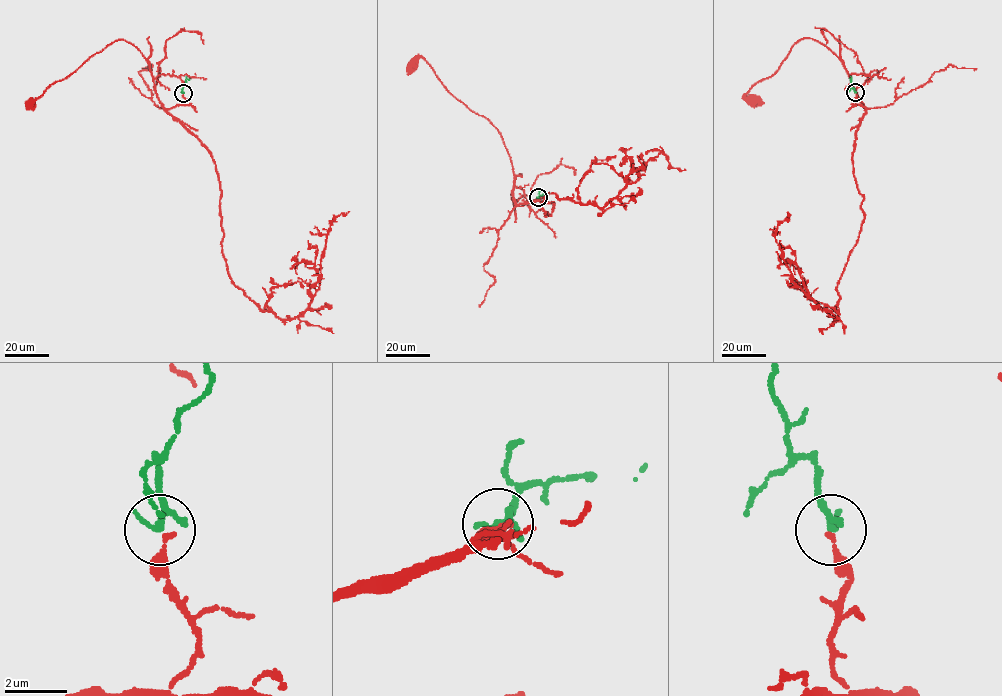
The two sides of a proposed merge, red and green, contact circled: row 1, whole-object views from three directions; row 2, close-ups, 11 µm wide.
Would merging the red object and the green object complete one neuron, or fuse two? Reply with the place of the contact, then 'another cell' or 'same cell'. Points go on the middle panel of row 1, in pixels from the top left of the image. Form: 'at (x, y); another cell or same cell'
at (538, 197); same cell

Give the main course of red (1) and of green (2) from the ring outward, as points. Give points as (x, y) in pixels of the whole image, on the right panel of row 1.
1: (855, 93), (855, 102), (865, 109), (838, 58), (804, 37), (775, 72), (744, 96), (754, 101)
2: (855, 92), (849, 80)

